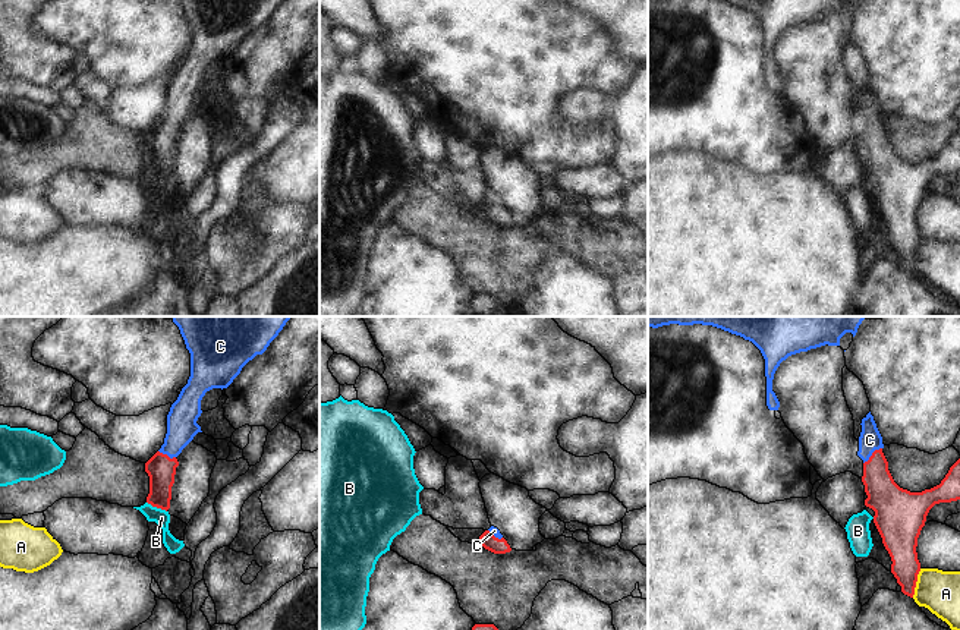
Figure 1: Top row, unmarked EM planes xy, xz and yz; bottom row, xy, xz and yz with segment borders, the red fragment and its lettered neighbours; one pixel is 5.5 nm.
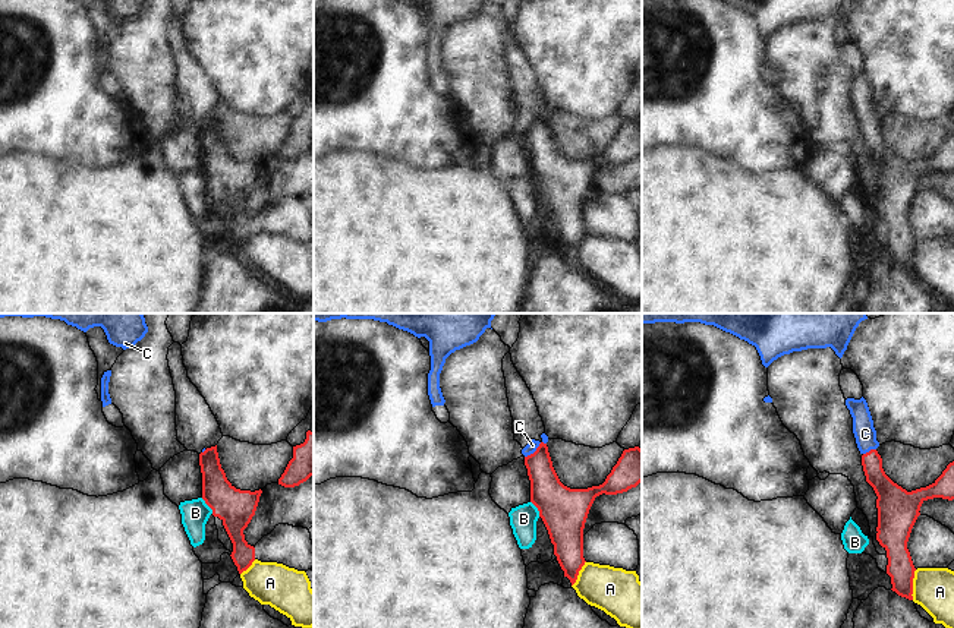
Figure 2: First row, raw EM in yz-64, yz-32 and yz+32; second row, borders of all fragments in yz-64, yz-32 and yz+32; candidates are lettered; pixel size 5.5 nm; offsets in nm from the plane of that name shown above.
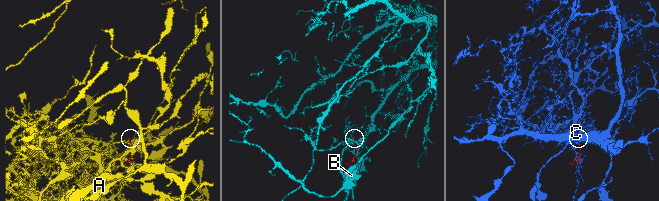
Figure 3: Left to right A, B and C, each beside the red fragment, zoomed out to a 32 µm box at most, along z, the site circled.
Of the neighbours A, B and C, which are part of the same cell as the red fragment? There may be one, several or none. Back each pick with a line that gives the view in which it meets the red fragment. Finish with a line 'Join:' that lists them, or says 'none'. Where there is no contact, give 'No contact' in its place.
C: Touches red in yz
Join: C.

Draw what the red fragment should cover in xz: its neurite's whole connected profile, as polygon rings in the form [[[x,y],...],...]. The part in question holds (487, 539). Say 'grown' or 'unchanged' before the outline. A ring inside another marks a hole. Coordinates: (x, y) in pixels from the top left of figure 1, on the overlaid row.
grown | [[[491,526],[488,530],[485,530],[479,536],[478,544],[482,545],[485,549],[494,552],[494,554],[506,554],[506,552],[512,551],[507,541],[503,538],[500,530],[494,526]]]

